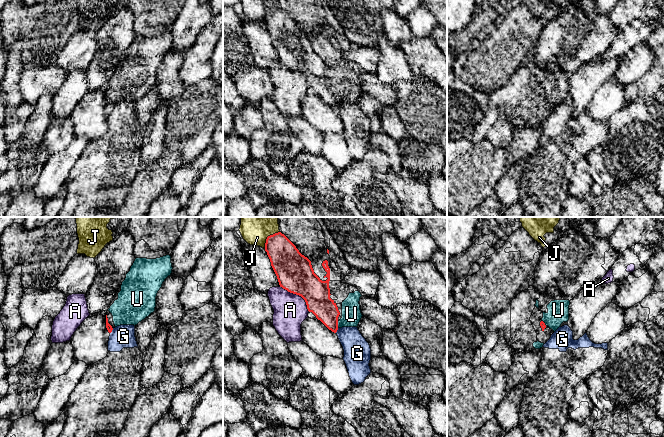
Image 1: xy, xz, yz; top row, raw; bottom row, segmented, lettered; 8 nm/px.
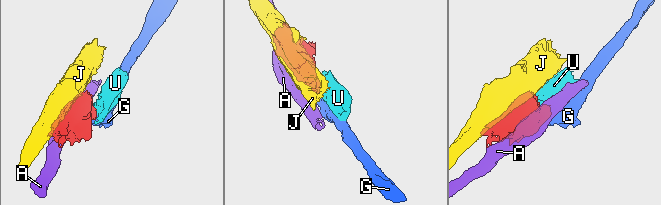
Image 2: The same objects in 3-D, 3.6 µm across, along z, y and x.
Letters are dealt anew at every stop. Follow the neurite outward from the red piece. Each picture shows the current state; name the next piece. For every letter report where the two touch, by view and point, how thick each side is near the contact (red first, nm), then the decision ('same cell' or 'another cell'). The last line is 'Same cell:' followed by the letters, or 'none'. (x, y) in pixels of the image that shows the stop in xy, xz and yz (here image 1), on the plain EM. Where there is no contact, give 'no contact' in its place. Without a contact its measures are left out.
A: contact xz (297, 70); calibres 300 and 280 nm; another cell
G: contact xz (337, 105); calibres 190 and 220 nm; another cell
J: contact xz (267, 13); calibres 260 and 180 nm; another cell
U: contact xz (337, 100); calibres 200 and 160 nm; same cell
Same cell: U

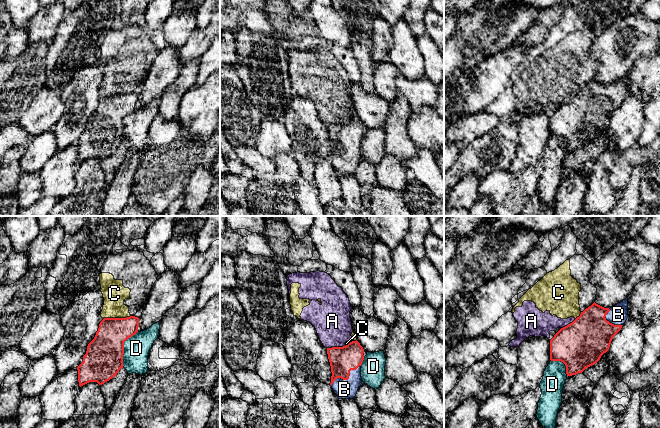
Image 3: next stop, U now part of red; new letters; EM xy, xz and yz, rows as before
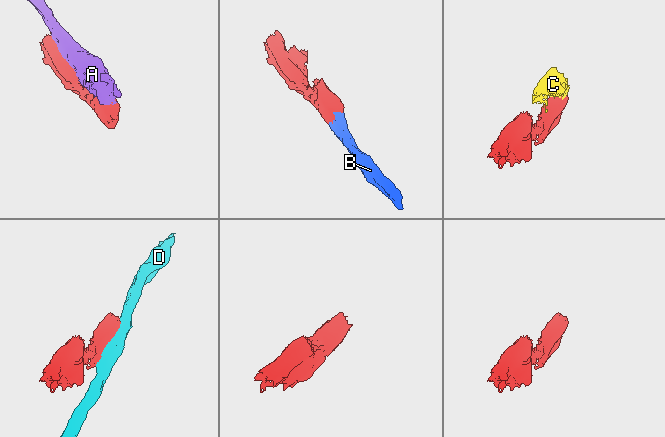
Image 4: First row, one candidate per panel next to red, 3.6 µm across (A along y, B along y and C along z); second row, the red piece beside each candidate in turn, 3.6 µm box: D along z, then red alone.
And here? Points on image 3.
A: contact xz (335, 123); calibres 220 and 300 nm; another cell
B: contact xz (347, 155); calibres 220 and 160 nm; same cell
C: contact xy (117, 94); calibres 260 and 190 nm; another cell
D: contact xy (123, 123); calibres 300 and 200 nm; another cell
Same cell: B

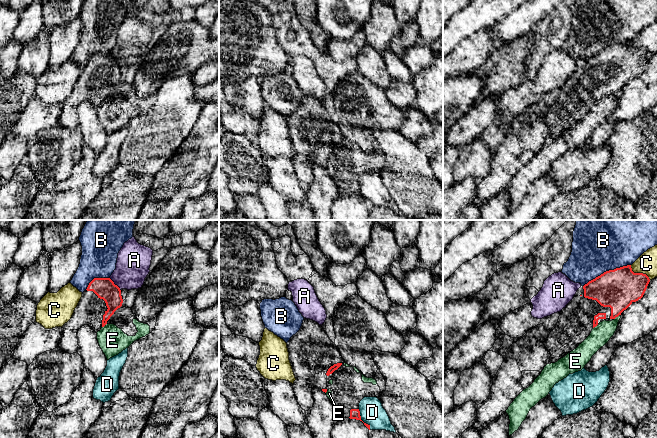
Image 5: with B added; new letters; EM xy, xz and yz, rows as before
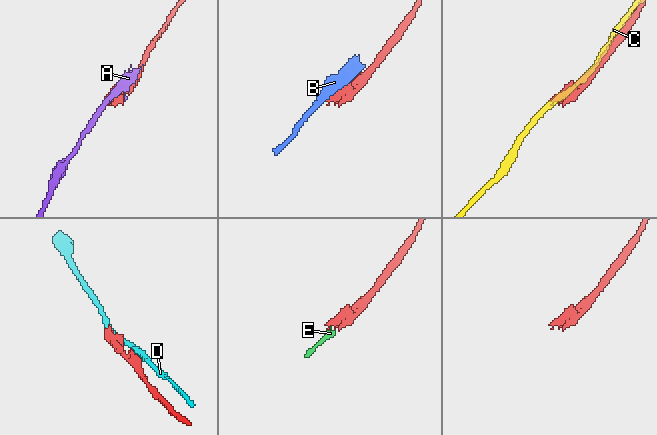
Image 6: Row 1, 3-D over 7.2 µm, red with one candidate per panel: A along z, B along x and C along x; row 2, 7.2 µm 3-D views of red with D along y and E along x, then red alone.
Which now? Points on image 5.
A: contact xy (114, 60); calibres 170 and 260 nm; another cell
B: contact yz (606, 47); calibres 320 and 400 nm; another cell
C: contact yz (639, 49); calibres 320 and 160 nm; another cell
D: contact xz (361, 196); calibres 80 and 190 nm; another cell
E: contact yz (617, 92); calibres 320 and 160 nm; same cell
Same cell: E

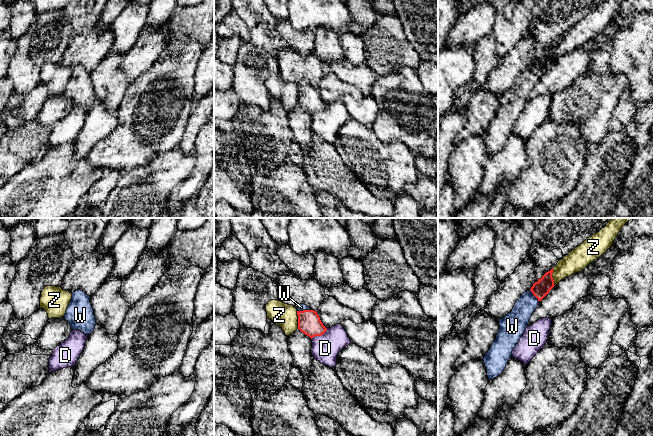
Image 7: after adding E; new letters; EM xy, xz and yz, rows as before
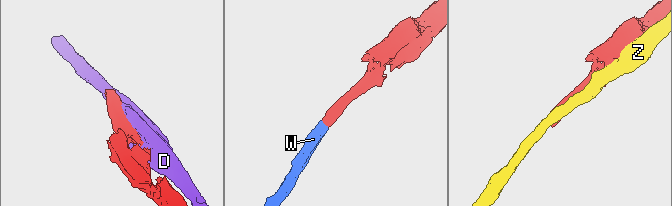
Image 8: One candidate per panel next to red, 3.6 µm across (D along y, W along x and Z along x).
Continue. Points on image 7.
D: contact xz (319, 111); calibres 190 and 220 nm; another cell
W: contact xz (304, 86); calibres 190 and 60 nm; same cell
Z: contact xz (298, 96); calibres 190 and 190 nm; another cell
Same cell: W

